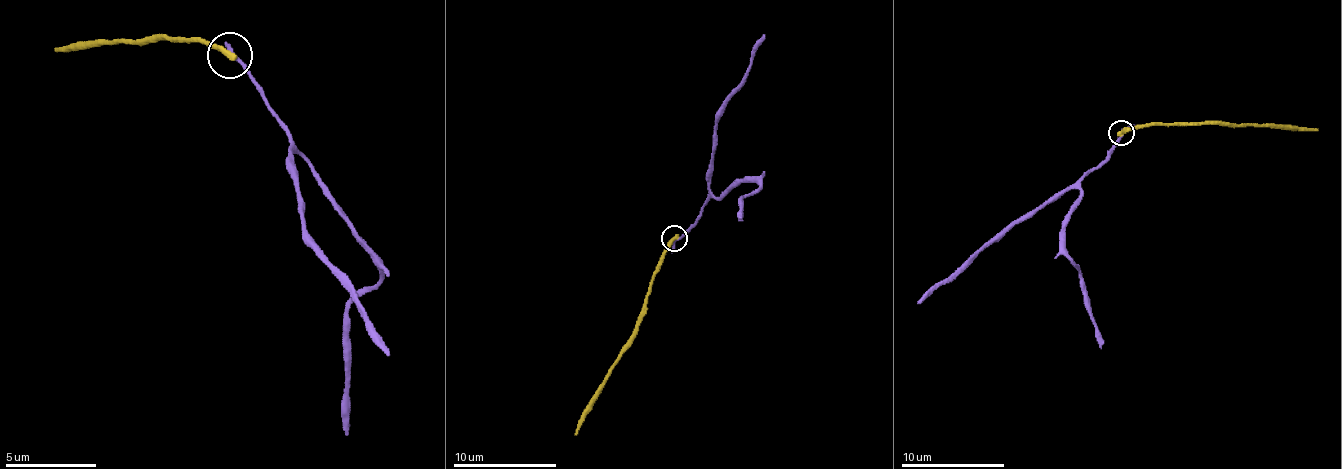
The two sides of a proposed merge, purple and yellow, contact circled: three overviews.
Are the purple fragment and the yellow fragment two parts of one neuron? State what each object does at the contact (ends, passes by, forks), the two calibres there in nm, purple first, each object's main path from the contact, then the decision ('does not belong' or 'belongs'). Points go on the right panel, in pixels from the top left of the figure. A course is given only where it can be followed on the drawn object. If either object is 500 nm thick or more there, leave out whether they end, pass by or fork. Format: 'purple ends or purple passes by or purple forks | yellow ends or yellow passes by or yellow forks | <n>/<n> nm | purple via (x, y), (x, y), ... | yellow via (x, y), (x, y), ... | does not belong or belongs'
purple passes by | yellow ends | 180/380 nm | purple via (1121, 133), (1108, 156), (999, 231), (917, 304) | yellow via (1121, 133), (1139, 125), (1216, 123), (1317, 131) | does not belong

